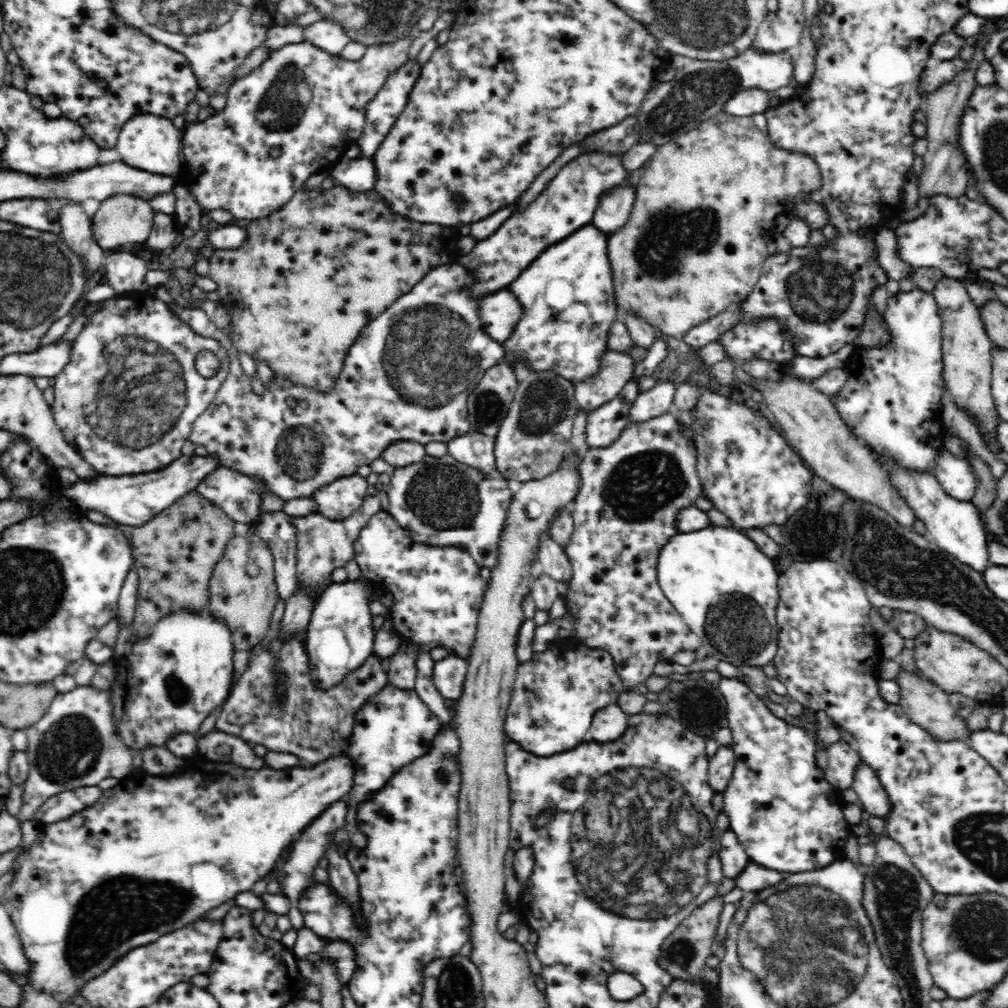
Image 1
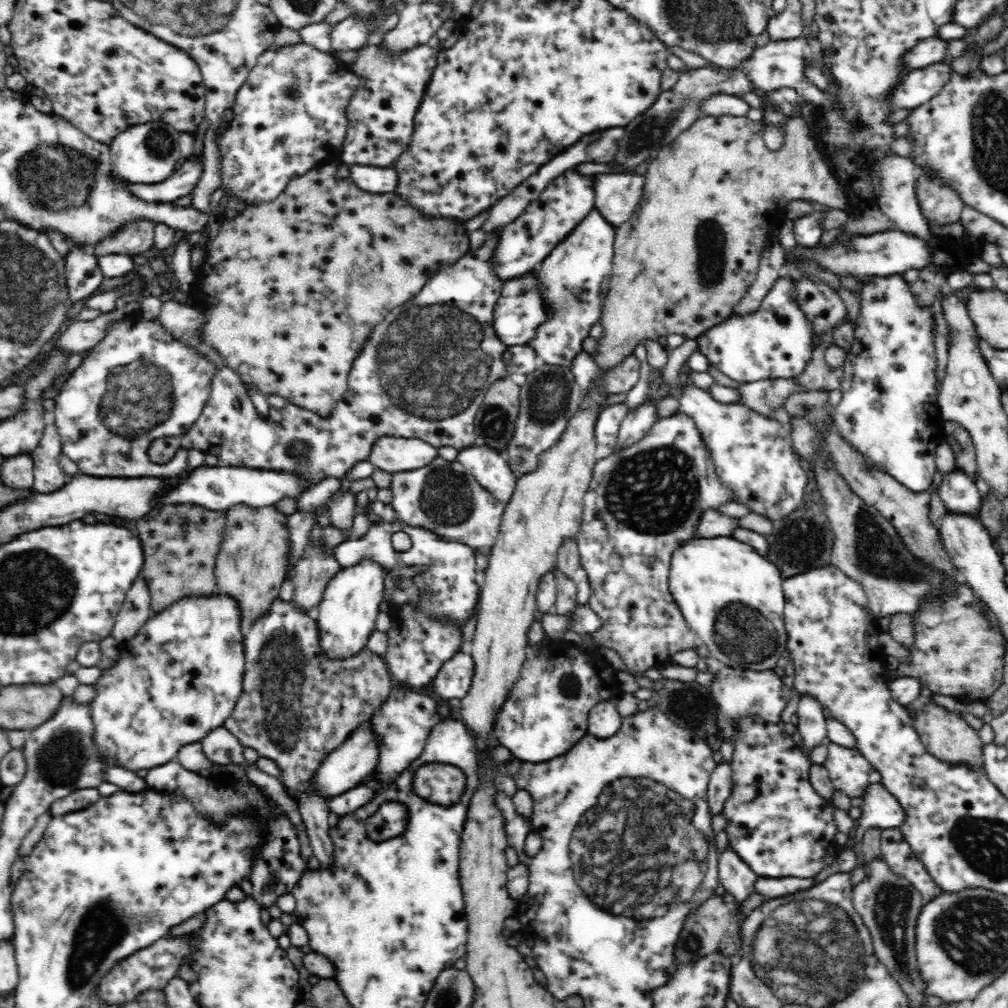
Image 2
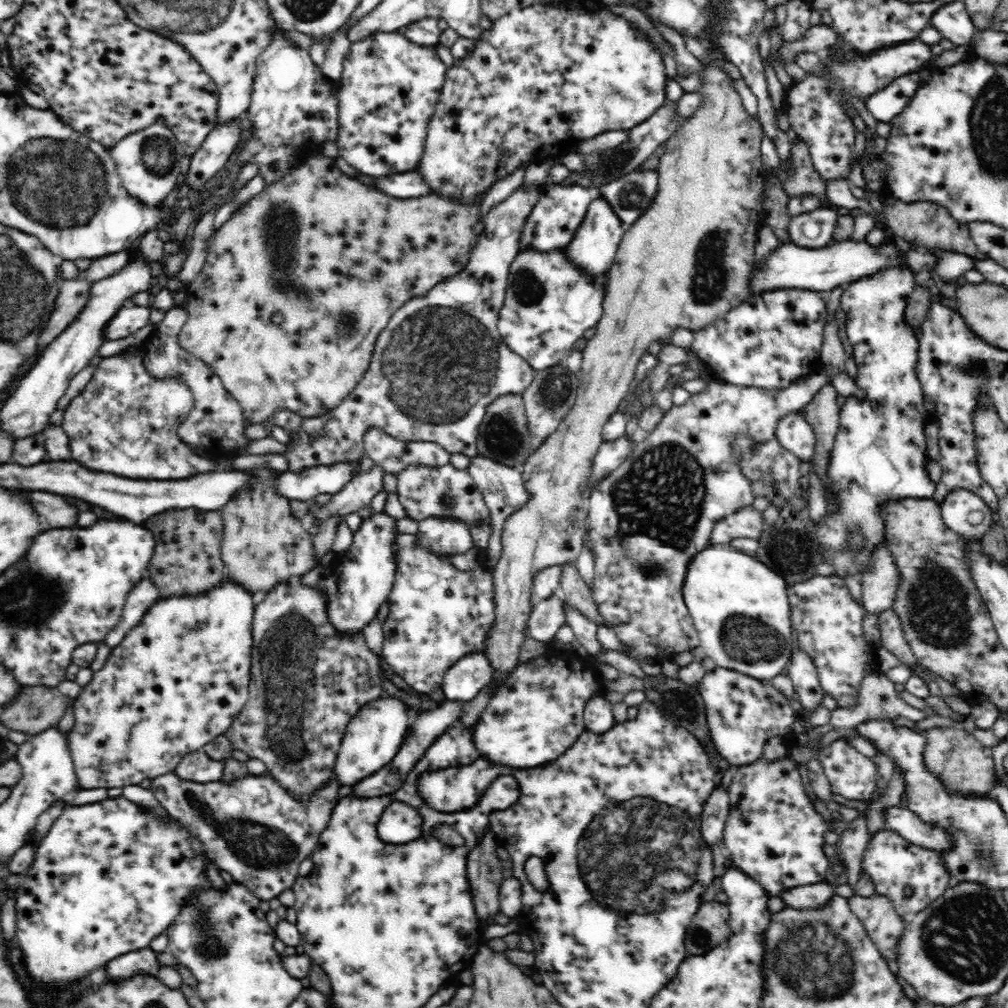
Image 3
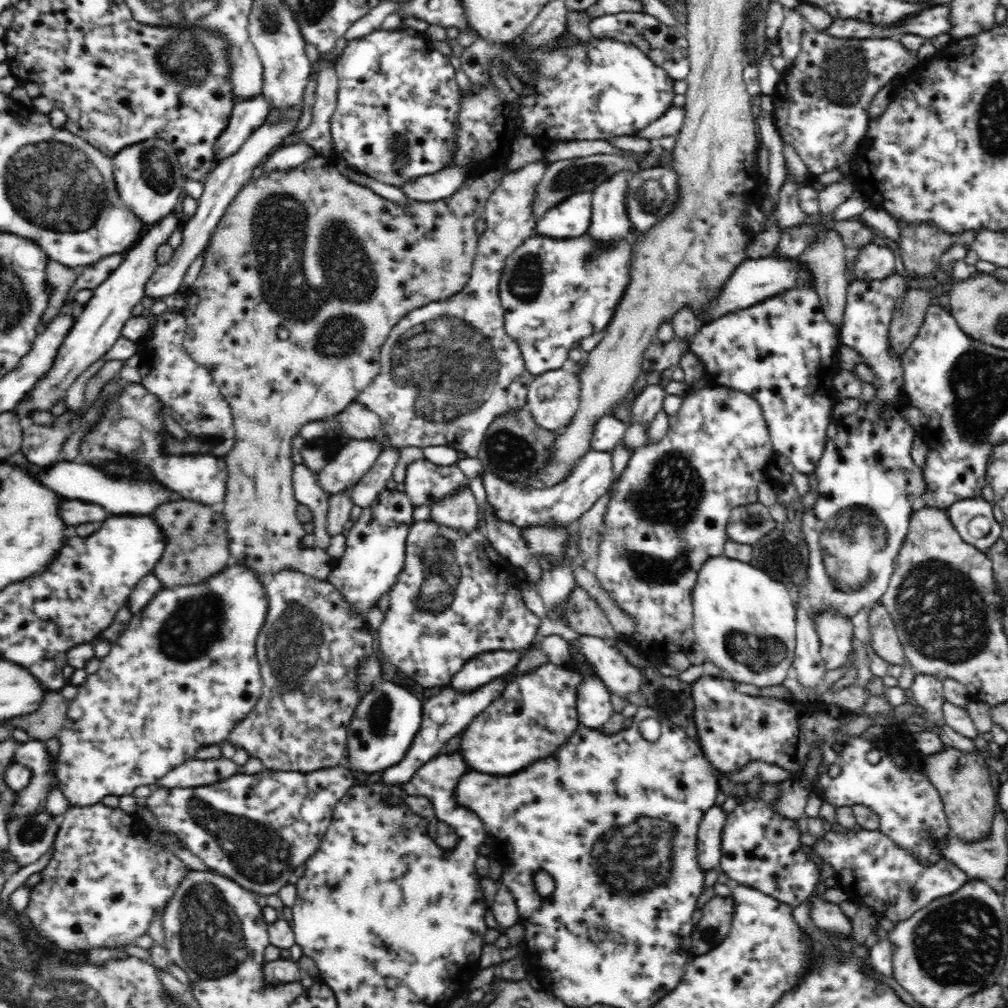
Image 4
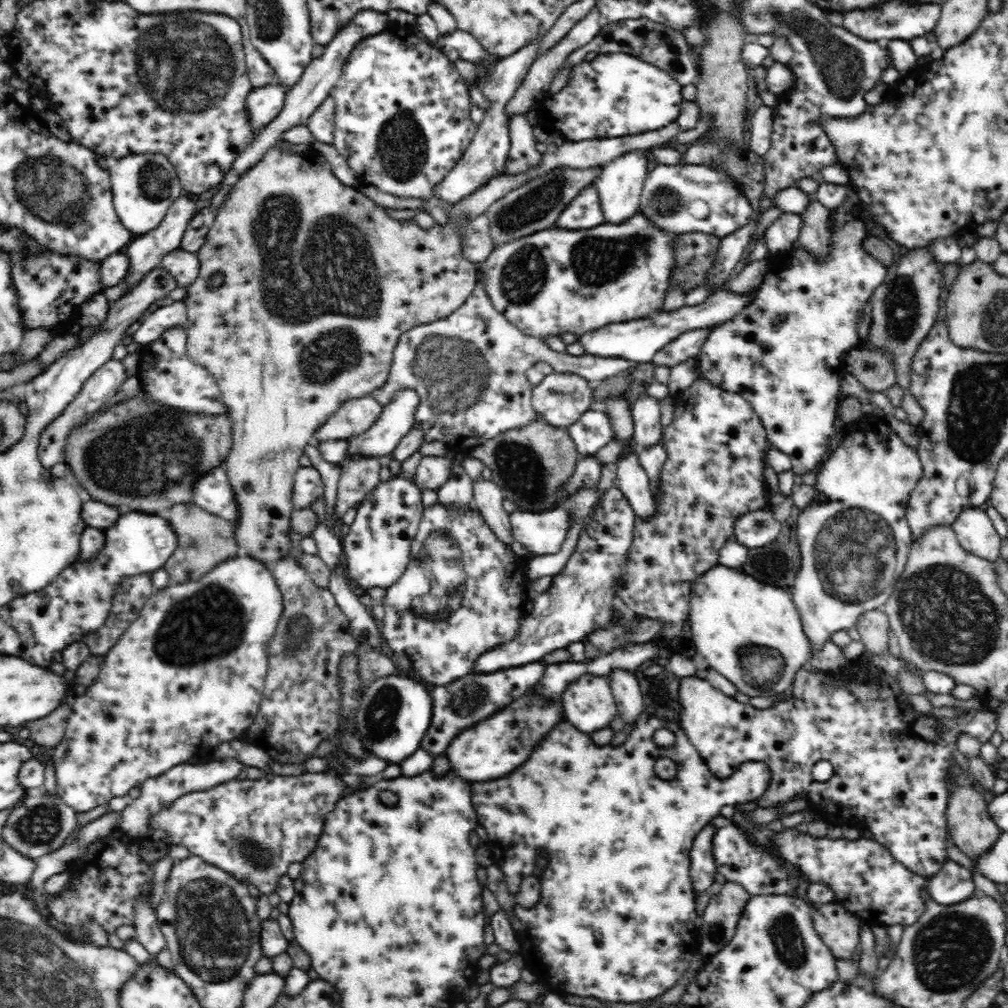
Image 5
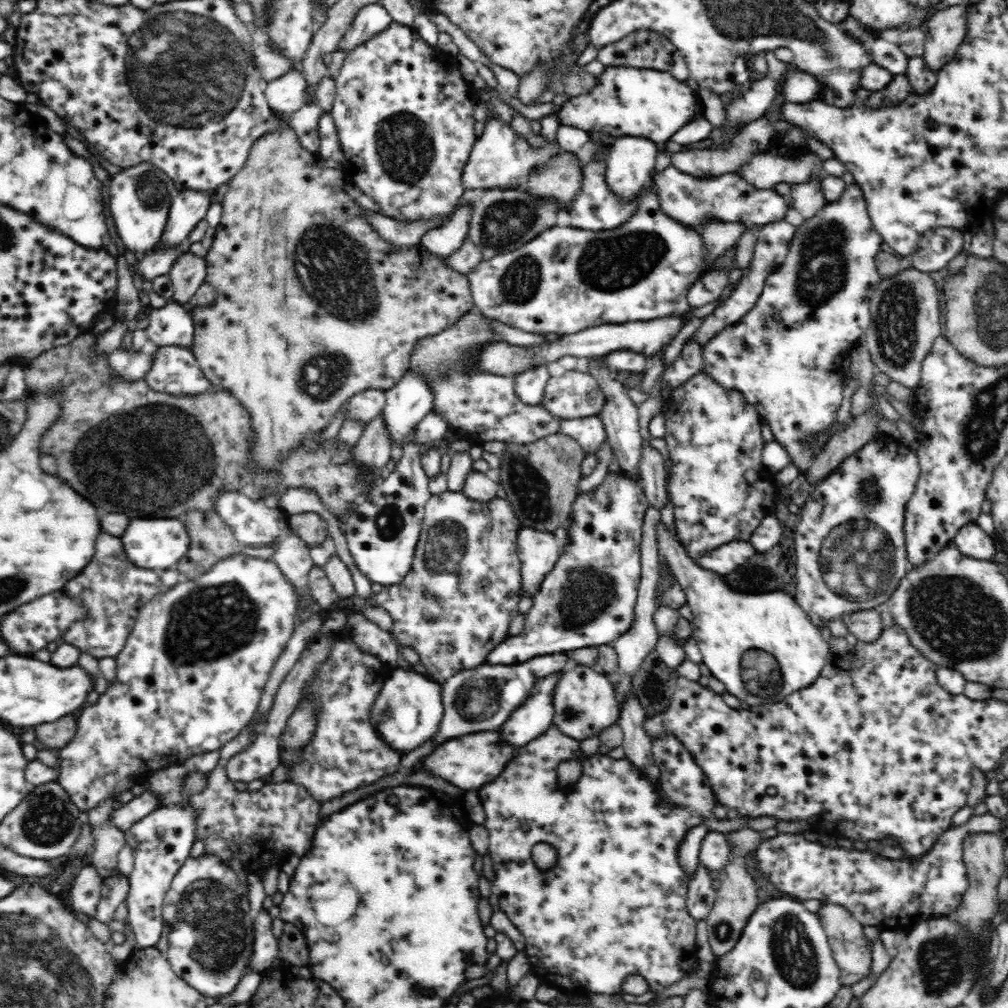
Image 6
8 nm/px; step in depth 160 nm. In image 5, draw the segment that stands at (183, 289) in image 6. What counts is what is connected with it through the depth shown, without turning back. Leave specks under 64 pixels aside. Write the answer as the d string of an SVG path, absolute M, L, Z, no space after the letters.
M180 248L166 254L160 266L166 268L175 278L177 286L189 289L198 278L200 261L195 253Z

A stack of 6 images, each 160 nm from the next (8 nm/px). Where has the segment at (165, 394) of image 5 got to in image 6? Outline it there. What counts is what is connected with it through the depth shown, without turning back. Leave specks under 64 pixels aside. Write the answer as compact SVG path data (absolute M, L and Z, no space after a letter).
M160 346L144 381L155 392L193 397L212 390L192 351L184 346Z

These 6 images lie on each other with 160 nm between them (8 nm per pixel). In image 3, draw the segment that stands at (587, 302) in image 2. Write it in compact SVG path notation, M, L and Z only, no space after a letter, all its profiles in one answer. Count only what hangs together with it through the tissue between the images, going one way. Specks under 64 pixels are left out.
M600 196L590 203L586 216L578 230L576 230L574 238L563 249L564 253L566 253L566 257L570 257L570 261L574 263L574 266L582 269L582 272L600 278L602 274L606 274L610 270L610 266L614 266L612 262L616 258L616 252L620 242L622 242L625 229L626 227L620 217L612 210L612 205Z

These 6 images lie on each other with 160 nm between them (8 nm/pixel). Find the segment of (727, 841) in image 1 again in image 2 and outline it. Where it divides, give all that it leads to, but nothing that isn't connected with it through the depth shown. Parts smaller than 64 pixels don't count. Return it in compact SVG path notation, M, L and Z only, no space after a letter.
M730 846L719 858L718 875L720 885L724 886L725 892L732 894L736 900L733 909L744 902L750 894L756 892L757 875L743 862L743 860L730 849Z

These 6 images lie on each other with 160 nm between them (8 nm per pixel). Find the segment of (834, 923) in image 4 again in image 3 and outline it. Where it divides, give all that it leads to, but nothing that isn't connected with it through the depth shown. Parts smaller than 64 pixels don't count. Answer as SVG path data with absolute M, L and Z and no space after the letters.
M826 881L812 885L796 886L780 894L786 906L804 910L804 908L822 908L830 902L835 889Z

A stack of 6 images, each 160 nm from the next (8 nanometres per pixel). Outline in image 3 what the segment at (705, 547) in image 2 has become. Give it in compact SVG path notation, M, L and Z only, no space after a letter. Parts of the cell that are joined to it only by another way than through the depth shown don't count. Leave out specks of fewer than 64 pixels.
M711 544L711 546L706 547L702 552L696 554L696 556L692 558L692 562L688 564L686 578L684 578L684 584L682 584L682 596L684 597L686 607L690 611L697 636L700 639L699 645L702 646L706 656L710 656L710 658L716 662L716 666L728 668L728 670L736 670L746 676L762 680L774 678L774 676L778 676L782 670L786 670L791 656L792 644L794 644L794 638L792 638L793 628L790 620L791 607L788 592L786 592L786 582L784 582L778 574L774 574L768 566L764 566L764 564L758 562L756 558L752 558L752 556L736 550L730 544Z

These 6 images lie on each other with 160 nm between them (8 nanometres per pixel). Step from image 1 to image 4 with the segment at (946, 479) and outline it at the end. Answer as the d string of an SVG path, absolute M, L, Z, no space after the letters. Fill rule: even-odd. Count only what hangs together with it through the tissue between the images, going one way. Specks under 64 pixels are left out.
M982 496L960 499L958 502L954 502L946 513L961 537L983 553L986 553L986 550L991 548L996 540L1000 539L1002 526L1000 518L993 507L993 502L986 501ZM976 516L984 516L991 524L991 529L985 537L975 538L968 533L968 524Z

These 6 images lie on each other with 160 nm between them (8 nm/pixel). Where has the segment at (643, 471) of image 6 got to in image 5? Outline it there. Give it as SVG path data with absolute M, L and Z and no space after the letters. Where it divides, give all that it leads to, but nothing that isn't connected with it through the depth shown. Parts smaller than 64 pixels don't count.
M648 394L640 396L632 404L632 421L634 421L634 448L644 450L654 446L663 438L663 426L660 422L660 402Z

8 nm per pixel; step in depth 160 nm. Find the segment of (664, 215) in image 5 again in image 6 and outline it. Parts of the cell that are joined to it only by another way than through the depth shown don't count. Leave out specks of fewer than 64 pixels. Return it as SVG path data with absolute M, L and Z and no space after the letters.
M674 165L653 174L660 209L674 221L700 229L706 219L742 222L746 226L762 226L785 218L792 208L790 196L778 195L774 189L760 190L737 173L720 174L712 178L694 178Z

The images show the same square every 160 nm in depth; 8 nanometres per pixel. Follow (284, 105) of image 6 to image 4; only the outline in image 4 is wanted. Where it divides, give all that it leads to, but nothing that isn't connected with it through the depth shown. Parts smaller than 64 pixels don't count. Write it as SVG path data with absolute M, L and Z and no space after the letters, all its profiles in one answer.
M258 95L238 101L230 114L229 124L216 140L216 164L226 156L233 155L252 132L266 124L270 103Z

